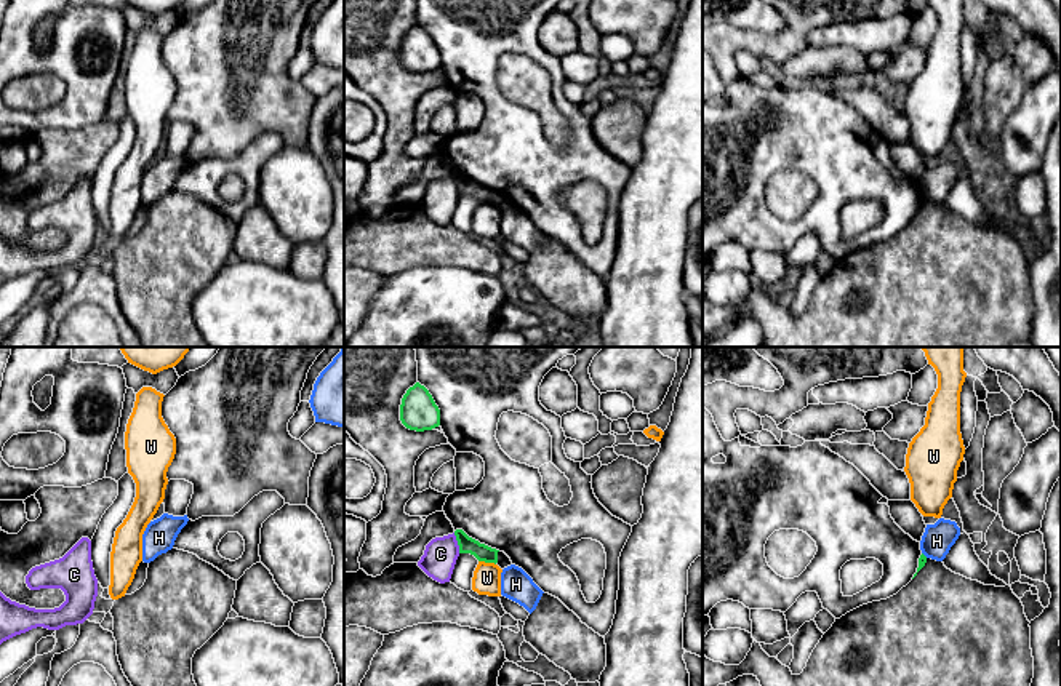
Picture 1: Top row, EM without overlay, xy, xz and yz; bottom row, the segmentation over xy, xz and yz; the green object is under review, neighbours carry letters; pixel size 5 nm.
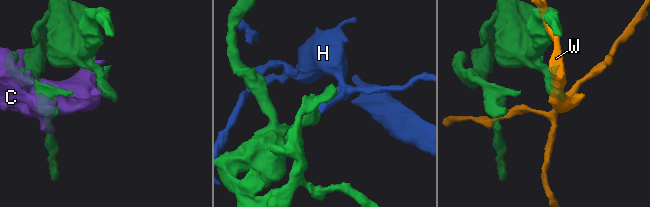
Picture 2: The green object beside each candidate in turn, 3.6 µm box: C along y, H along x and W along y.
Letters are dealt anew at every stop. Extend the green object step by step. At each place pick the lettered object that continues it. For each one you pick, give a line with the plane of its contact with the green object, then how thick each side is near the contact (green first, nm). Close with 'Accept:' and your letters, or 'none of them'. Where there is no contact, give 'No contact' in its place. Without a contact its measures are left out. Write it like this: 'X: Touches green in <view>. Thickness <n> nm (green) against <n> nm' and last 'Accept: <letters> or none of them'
Accept: none of them

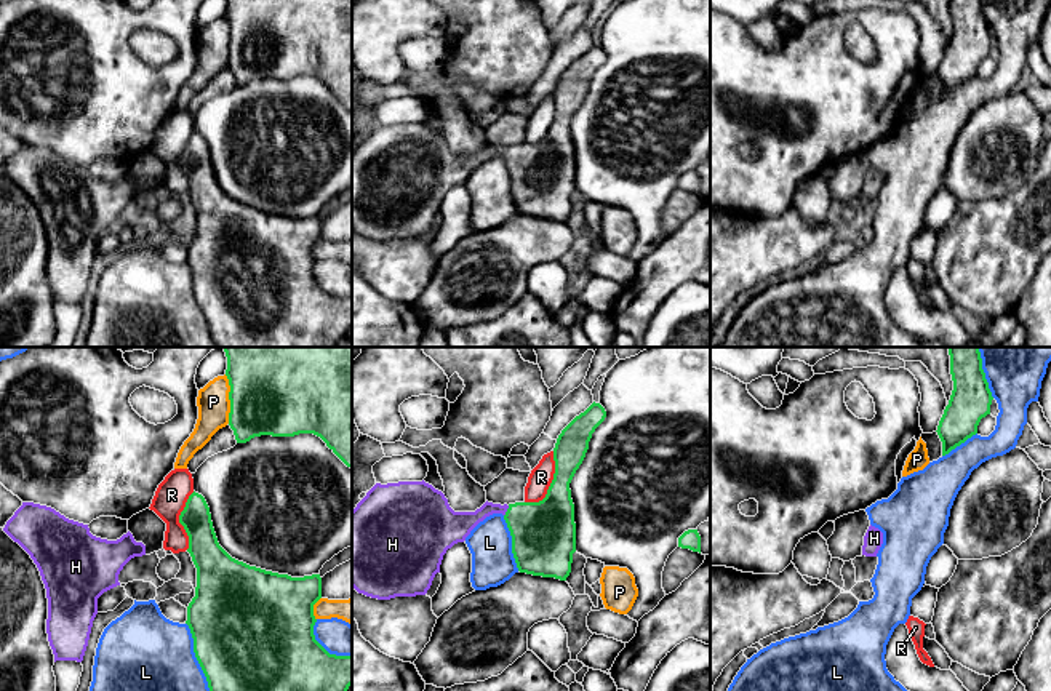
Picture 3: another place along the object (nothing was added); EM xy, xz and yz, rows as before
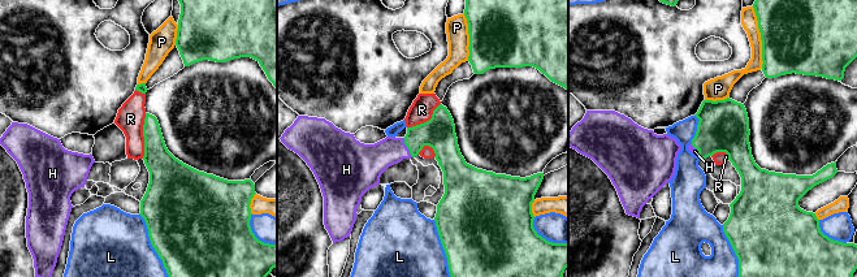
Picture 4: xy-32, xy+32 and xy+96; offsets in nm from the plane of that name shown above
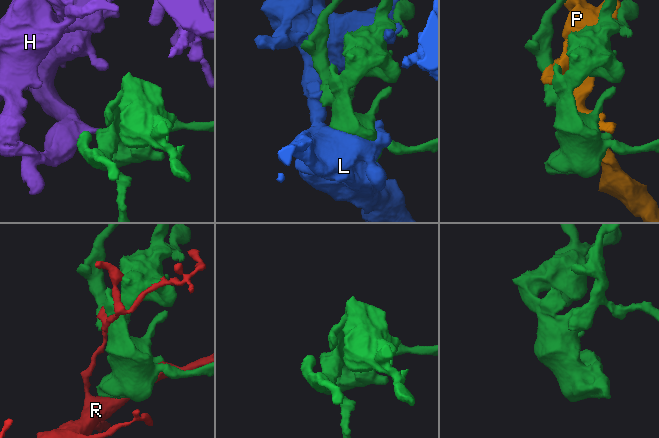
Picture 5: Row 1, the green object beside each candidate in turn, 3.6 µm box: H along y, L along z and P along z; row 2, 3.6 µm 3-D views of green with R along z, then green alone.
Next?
H: Touches green in xz. Thickness 320 nm (green) against 130 nm
Accept: H

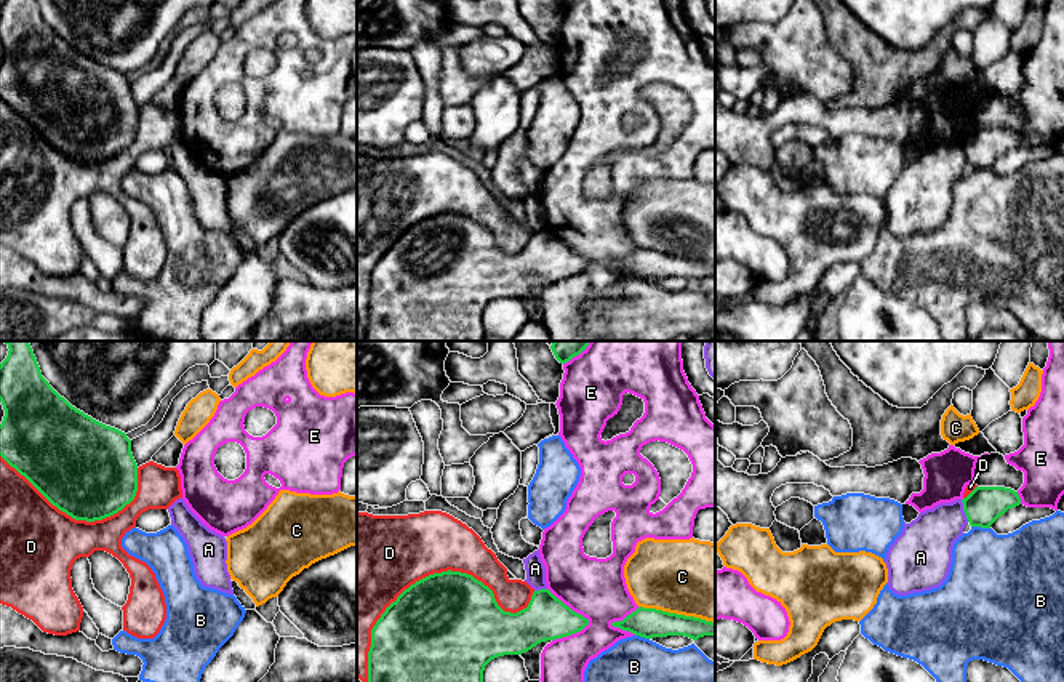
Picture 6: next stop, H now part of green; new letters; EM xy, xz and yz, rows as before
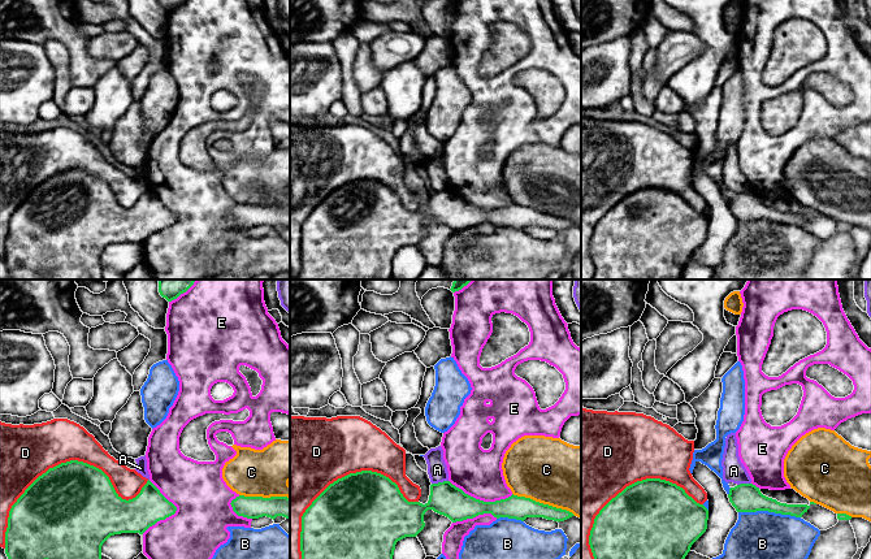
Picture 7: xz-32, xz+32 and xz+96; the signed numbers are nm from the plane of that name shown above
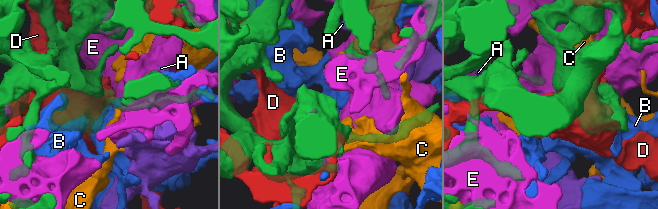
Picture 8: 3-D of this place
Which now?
Accept: none of them

